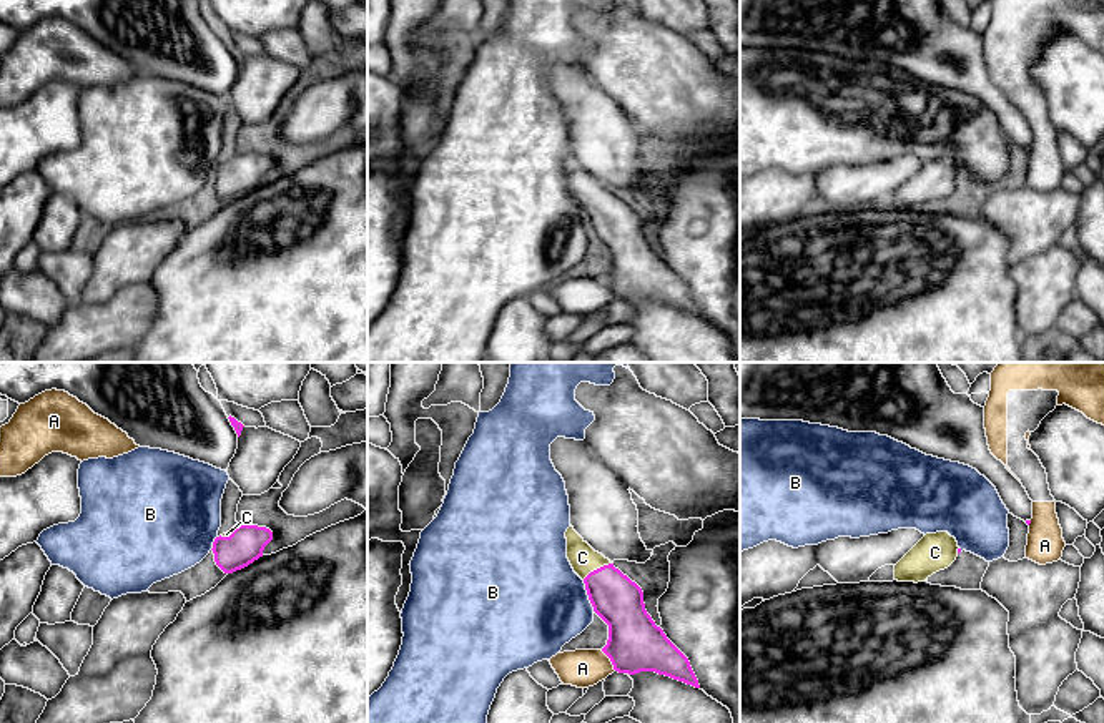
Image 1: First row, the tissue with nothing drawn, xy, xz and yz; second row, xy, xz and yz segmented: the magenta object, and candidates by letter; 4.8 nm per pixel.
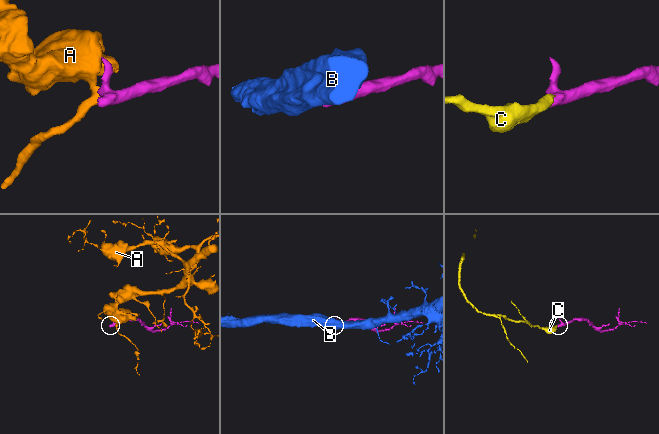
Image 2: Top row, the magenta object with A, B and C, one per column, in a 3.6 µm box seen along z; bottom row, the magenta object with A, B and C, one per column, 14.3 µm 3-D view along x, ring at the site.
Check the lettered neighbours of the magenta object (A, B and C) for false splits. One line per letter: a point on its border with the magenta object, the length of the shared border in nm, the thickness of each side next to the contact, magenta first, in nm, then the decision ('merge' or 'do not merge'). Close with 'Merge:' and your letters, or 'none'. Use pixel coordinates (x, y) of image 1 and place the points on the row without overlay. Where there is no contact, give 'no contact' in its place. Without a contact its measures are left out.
A: xz (611, 288) | 130 nm | 280/190 nm | do not merge
B: xz (587, 221) | 160 nm | 240/480 nm | do not merge
C: xz (597, 196) | 170 nm | 240/140 nm | merge
Merge: C

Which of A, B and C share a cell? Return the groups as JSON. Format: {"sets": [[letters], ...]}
{"sets": [["A"], ["B"], ["C"]]}

